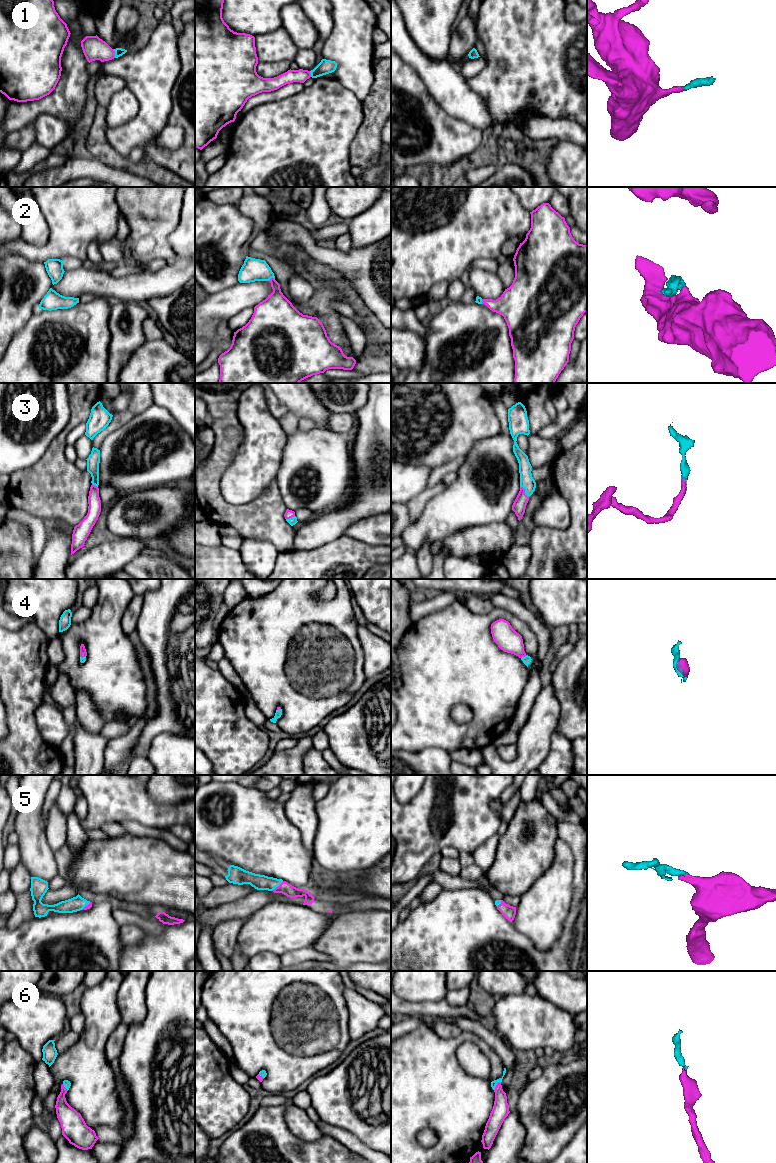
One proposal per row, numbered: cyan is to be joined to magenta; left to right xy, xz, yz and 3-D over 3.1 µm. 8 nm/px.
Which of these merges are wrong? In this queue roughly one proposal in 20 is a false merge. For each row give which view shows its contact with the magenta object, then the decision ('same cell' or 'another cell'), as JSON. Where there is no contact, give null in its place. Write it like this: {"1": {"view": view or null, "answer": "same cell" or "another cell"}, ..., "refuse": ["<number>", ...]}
{"1": {"view": "xy", "answer": "same cell"}, "2": {"view": "xz", "answer": "same cell"}, "3": {"view": "yz", "answer": "same cell"}, "4": {"view": "yz", "answer": "same cell"}, "5": {"view": "xz", "answer": "same cell"}, "6": {"view": "yz", "answer": "same cell"}, "refuse": []}

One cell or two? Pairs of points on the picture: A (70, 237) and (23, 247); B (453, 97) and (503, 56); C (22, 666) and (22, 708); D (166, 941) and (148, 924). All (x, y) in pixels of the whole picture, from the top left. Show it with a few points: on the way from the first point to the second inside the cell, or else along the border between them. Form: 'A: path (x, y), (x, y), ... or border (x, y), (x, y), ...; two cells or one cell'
A: path (58, 247), (49, 251), (35, 251); one cell
B: border (466, 80), (469, 87), (484, 101); two cells
C: path (22, 676), (22, 698); one cell
D: border (164, 924), (158, 934), (145, 931); two cells

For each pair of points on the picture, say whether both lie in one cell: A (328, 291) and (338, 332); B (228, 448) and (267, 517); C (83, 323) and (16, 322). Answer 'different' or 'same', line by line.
A: same
B: same
C: different

